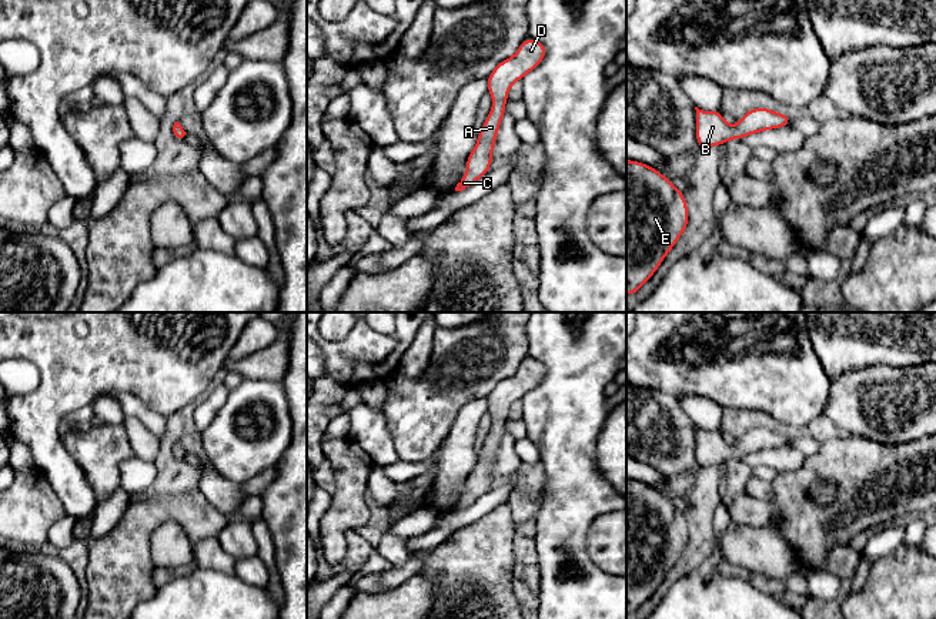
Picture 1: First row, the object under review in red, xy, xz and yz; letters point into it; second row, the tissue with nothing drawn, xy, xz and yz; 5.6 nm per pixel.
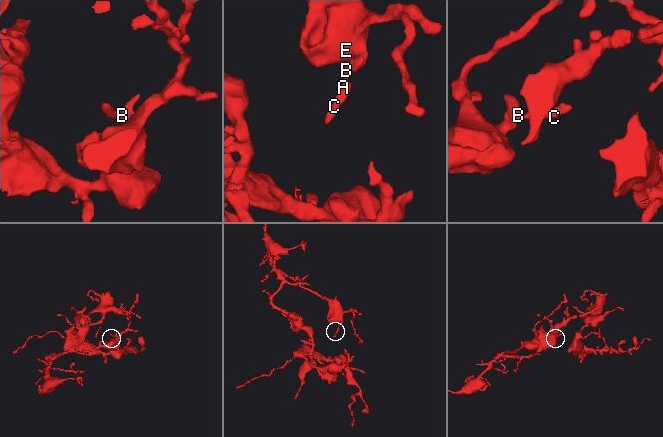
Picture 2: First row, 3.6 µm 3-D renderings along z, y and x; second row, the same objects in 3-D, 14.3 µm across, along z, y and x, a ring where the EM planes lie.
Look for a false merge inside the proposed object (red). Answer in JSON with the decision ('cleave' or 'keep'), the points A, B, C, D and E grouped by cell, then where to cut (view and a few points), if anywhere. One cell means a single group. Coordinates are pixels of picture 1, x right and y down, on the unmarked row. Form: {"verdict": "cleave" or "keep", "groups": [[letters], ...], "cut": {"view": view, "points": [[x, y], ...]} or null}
{"verdict": "keep", "groups": [["A", "B", "C", "D", "E"]], "cut": null}

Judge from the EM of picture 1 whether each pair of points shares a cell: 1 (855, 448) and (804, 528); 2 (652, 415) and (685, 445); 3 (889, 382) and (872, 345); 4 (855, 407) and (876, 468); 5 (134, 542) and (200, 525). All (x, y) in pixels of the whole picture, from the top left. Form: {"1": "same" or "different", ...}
{"1": "same", "2": "same", "3": "different", "4": "different", "5": "same"}

